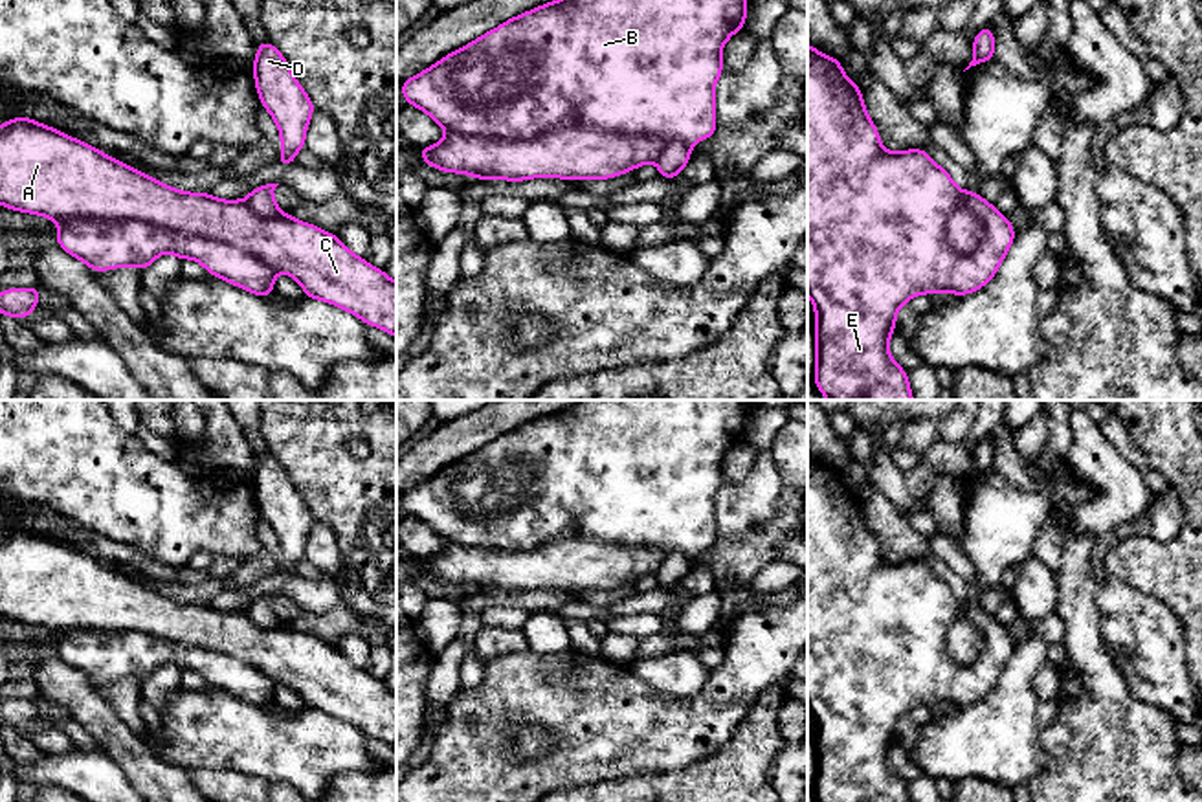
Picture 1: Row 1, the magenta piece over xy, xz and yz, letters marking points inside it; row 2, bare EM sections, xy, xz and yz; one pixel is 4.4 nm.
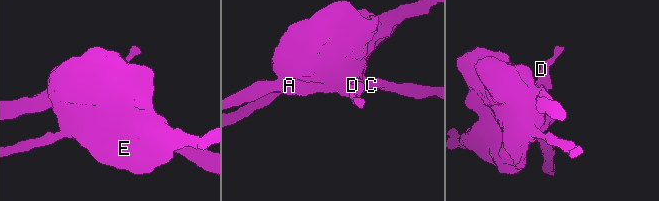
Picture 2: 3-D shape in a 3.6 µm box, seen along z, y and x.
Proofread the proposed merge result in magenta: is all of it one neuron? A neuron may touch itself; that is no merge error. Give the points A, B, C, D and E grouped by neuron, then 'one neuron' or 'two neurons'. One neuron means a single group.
groups A C / B D E; two neurons

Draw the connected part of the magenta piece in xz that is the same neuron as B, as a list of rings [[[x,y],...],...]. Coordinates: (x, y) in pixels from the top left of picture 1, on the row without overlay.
[[[578,400],[573,406],[512,428],[473,453],[448,464],[418,486],[406,490],[400,501],[407,516],[426,523],[437,536],[442,536],[450,543],[473,549],[521,552],[538,551],[567,540],[624,547],[661,547],[666,551],[666,558],[657,573],[659,589],[677,589],[692,569],[690,558],[712,549],[718,541],[714,497],[723,486],[721,461],[738,440],[745,439],[749,402],[751,400]]]

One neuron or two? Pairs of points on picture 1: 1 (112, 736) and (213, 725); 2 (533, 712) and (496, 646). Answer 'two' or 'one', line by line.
1: two
2: two

